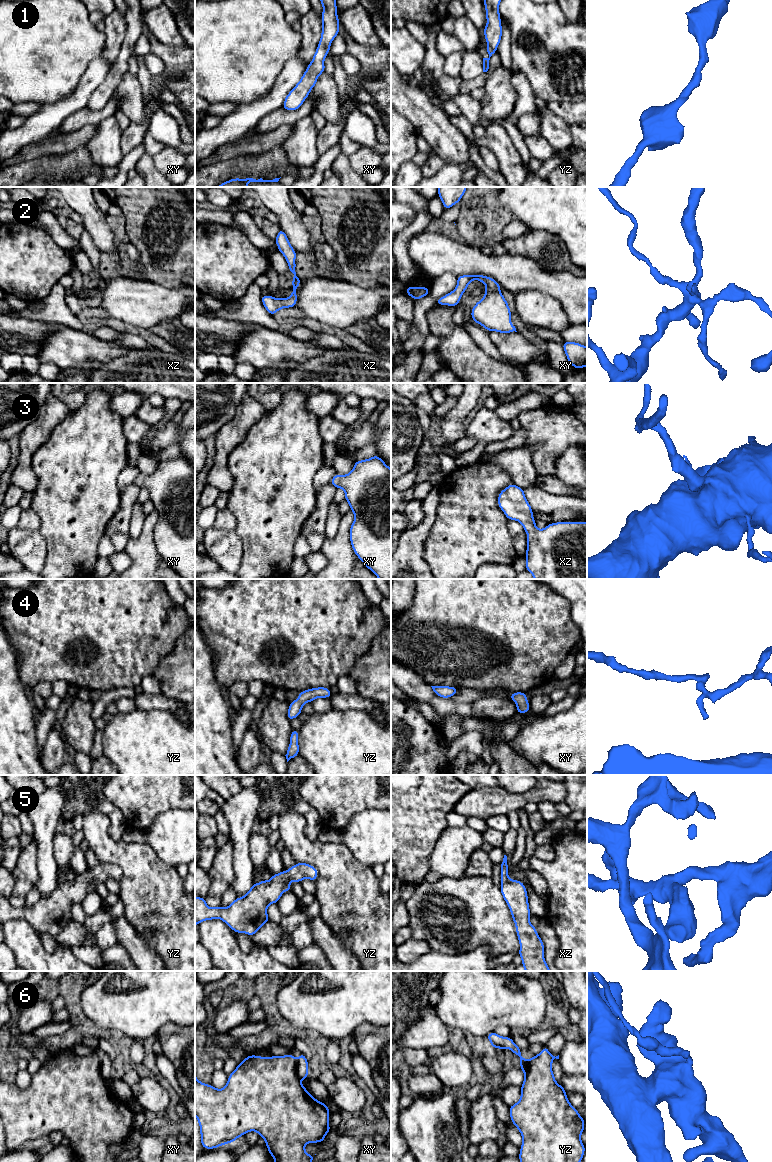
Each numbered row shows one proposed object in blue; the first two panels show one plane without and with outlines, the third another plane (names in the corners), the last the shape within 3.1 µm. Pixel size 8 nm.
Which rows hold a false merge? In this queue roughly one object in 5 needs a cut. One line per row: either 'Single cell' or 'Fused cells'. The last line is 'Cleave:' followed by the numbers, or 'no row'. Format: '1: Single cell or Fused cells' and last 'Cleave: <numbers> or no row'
1: Single cell
2: Single cell
3: Single cell
4: Single cell
5: Single cell
6: Single cell
Cleave: no row

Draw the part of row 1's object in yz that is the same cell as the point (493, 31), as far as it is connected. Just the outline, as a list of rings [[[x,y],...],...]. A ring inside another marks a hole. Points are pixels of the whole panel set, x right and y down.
[[[484,0],[487,24],[483,30],[487,41],[486,49],[489,57],[483,58],[483,72],[488,71],[490,57],[497,51],[502,37],[501,16],[499,13],[500,2],[501,0]]]

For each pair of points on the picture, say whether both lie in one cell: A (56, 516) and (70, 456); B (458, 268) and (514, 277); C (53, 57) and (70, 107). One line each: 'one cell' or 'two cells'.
A: one cell
B: one cell
C: two cells

